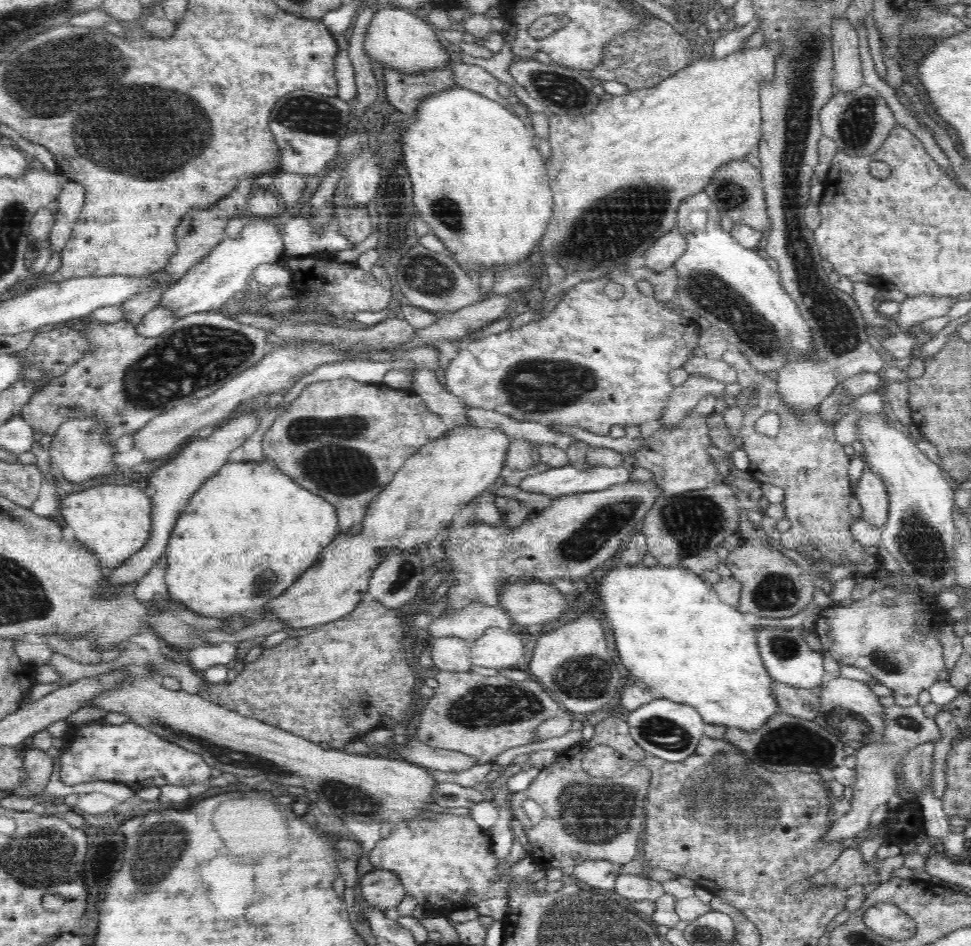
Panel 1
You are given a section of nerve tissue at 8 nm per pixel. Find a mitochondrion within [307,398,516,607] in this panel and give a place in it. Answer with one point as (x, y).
(404, 572)

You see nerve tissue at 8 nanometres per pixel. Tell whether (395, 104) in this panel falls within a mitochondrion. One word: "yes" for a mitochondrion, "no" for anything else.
no

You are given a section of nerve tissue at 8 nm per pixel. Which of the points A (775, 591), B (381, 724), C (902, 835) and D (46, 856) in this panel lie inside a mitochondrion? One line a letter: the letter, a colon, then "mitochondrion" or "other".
A: mitochondrion
B: other
C: other
D: mitochondrion

